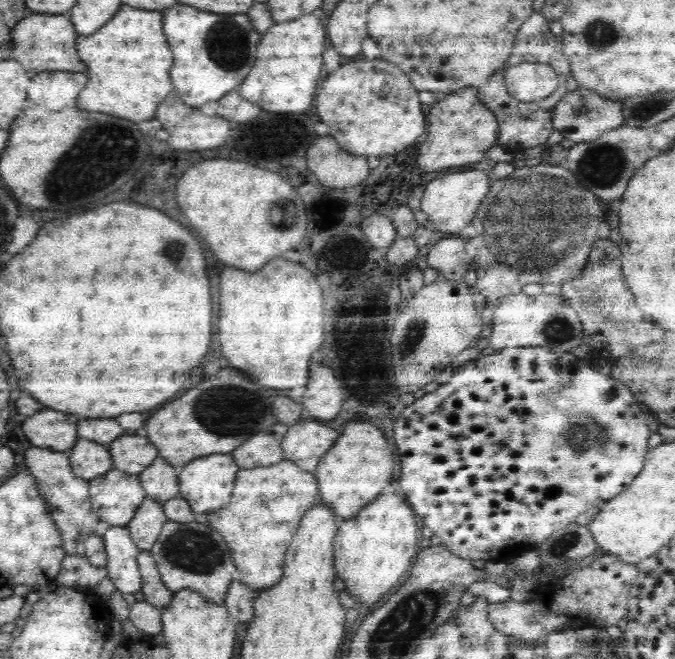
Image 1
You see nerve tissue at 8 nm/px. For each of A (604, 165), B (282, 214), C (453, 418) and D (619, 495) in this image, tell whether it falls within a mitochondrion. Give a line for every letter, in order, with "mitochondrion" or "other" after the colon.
A: mitochondrion
B: mitochondrion
C: other
D: other

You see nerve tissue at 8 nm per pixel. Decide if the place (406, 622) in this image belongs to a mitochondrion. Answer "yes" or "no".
yes

